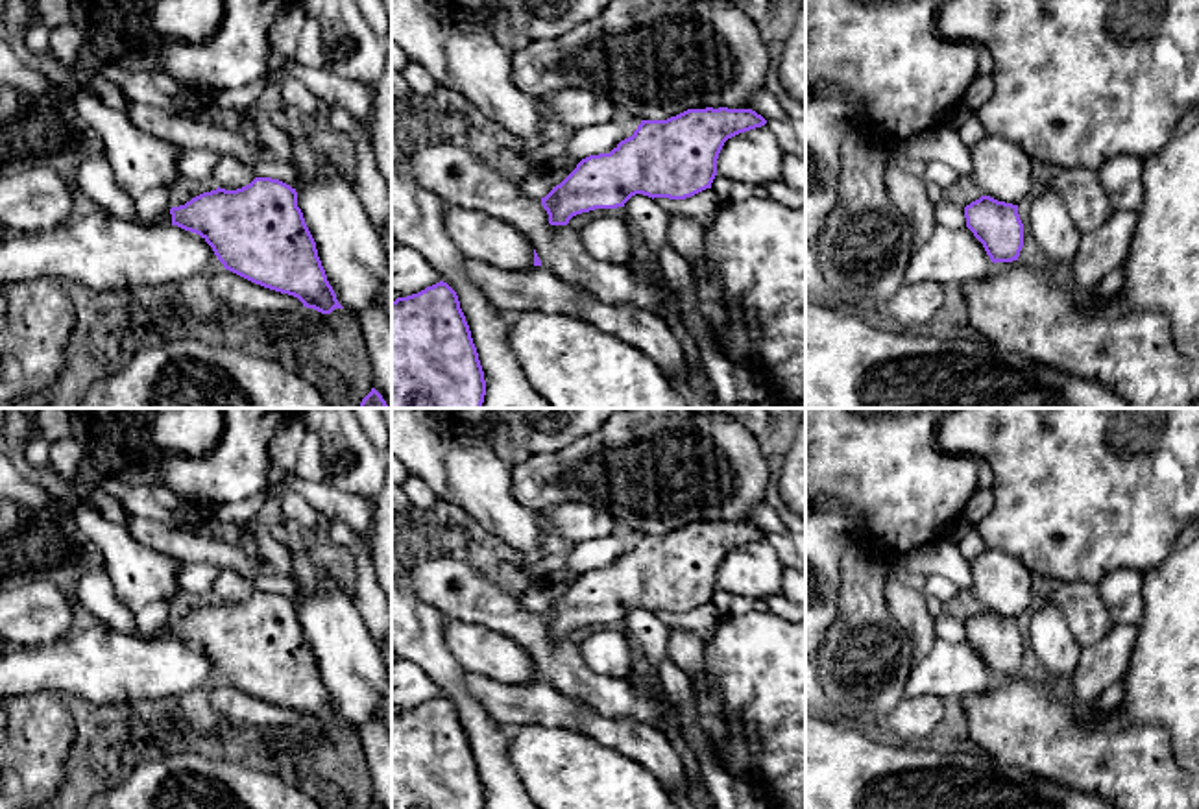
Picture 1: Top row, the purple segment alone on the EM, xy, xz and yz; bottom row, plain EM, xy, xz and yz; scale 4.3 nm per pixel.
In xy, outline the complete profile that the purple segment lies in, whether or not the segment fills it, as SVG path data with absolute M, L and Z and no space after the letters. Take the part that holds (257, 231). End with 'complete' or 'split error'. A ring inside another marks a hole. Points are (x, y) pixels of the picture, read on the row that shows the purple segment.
M255 177L249 185L203 192L185 205L172 207L172 225L200 235L225 270L264 288L297 297L303 307L321 314L344 308L318 257L316 242L297 207L297 192L290 185Z; complete

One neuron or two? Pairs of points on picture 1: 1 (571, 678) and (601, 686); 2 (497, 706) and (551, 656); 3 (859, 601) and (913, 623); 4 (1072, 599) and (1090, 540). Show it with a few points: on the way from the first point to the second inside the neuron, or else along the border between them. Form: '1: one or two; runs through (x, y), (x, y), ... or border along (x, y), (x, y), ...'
1: one; runs through (579, 682), (593, 686)
2: two; border along (542, 678), (573, 700)
3: two; border along (884, 582), (885, 606), (908, 636), (911, 652)
4: two; border along (1053, 582), (1092, 582), (1098, 586)

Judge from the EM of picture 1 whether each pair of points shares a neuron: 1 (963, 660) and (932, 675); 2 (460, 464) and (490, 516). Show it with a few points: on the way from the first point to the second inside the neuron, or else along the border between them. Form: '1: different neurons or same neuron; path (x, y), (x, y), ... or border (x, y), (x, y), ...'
1: same neuron; path (956, 667), (939, 673)
2: same neuron; path (473, 477), (490, 503)

